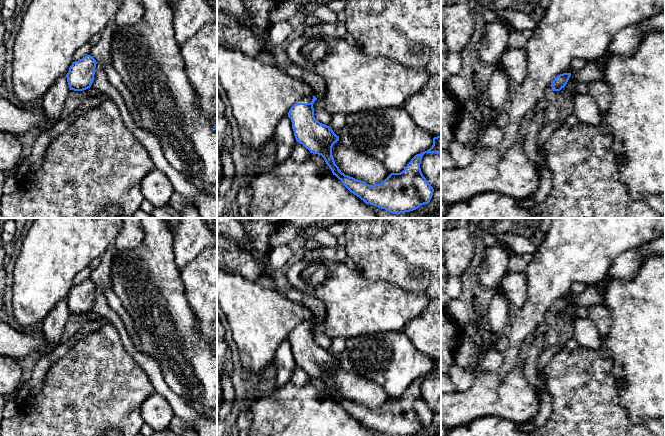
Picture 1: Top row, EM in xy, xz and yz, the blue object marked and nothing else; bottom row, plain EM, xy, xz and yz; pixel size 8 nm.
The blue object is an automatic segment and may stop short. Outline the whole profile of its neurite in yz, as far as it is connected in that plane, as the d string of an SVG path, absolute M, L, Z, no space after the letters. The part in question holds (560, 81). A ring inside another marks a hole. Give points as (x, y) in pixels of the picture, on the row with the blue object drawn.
M563 73L555 77L555 79L552 82L552 90L553 91L560 91L562 88L565 87L567 84L569 78L571 76L571 73Z

